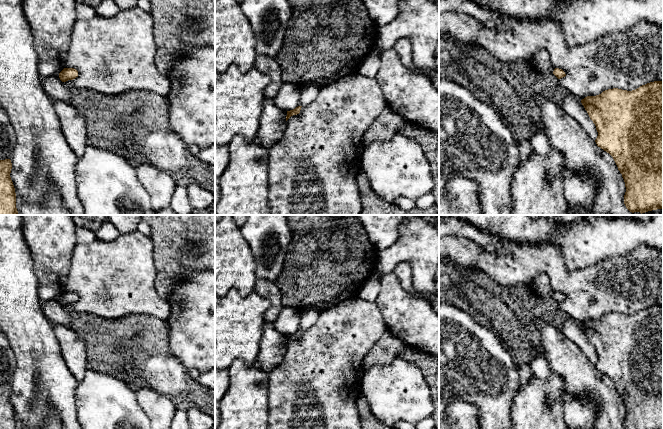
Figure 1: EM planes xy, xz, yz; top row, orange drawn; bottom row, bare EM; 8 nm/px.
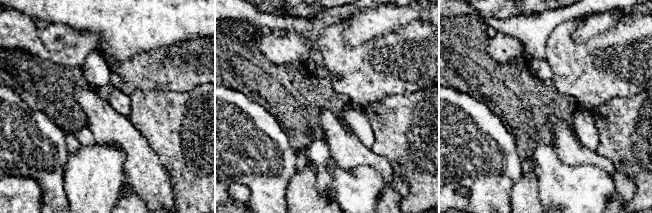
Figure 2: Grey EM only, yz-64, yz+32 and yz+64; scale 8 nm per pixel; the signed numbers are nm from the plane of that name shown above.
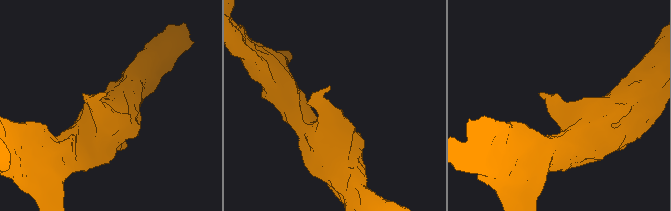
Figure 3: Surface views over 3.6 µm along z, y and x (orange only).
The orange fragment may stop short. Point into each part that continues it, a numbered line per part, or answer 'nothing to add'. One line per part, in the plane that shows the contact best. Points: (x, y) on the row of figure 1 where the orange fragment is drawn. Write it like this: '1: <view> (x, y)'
nothing to add

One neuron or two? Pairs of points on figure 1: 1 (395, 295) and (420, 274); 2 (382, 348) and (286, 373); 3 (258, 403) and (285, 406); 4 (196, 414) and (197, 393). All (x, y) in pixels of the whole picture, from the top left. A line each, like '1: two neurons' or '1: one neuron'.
1: two neurons
2: two neurons
3: two neurons
4: two neurons

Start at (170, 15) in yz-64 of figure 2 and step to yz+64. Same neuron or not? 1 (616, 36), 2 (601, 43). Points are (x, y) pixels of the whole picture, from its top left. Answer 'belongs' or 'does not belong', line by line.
1: does not belong
2: does not belong

